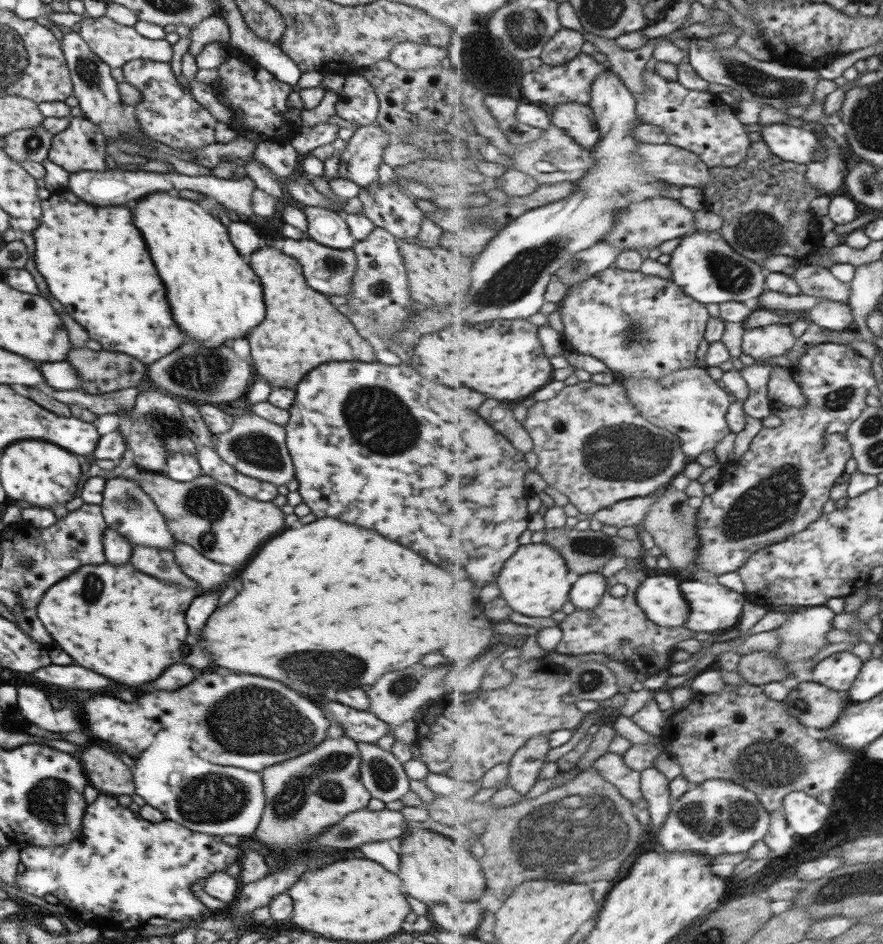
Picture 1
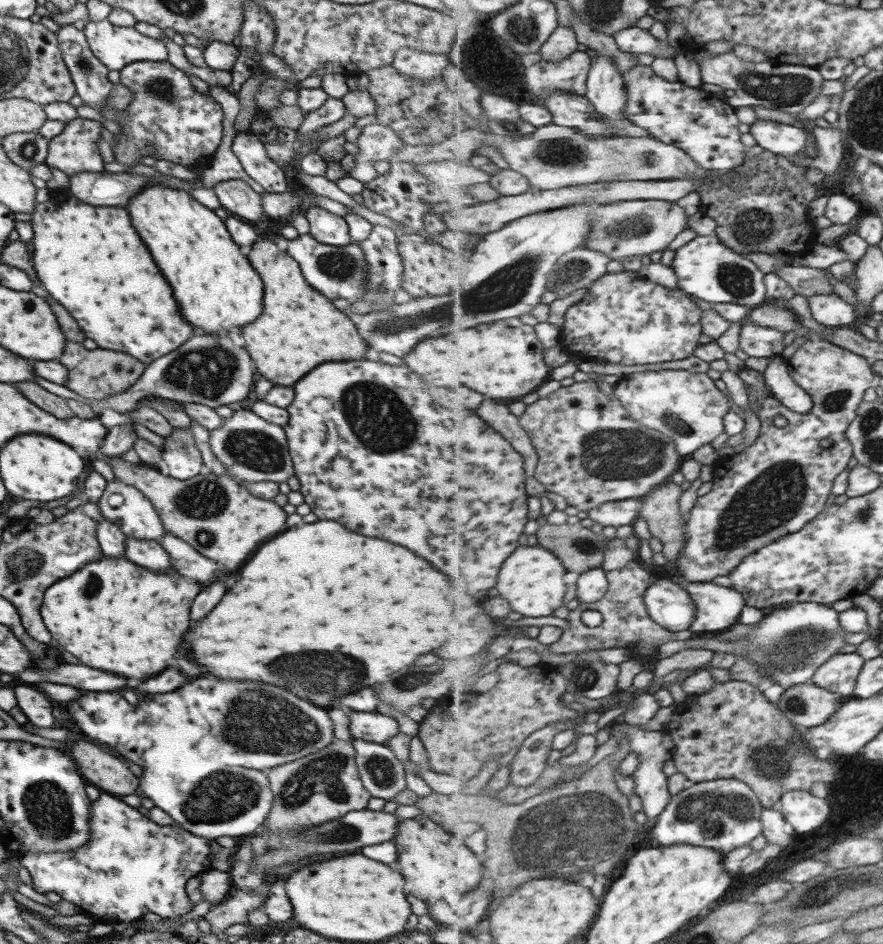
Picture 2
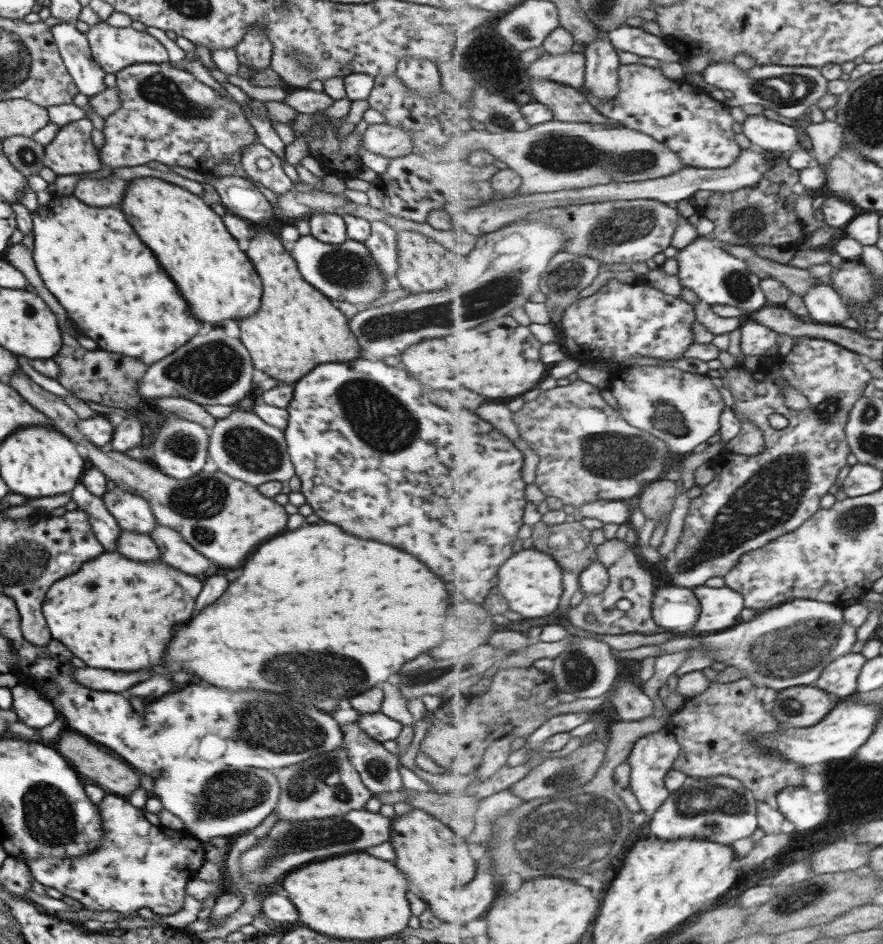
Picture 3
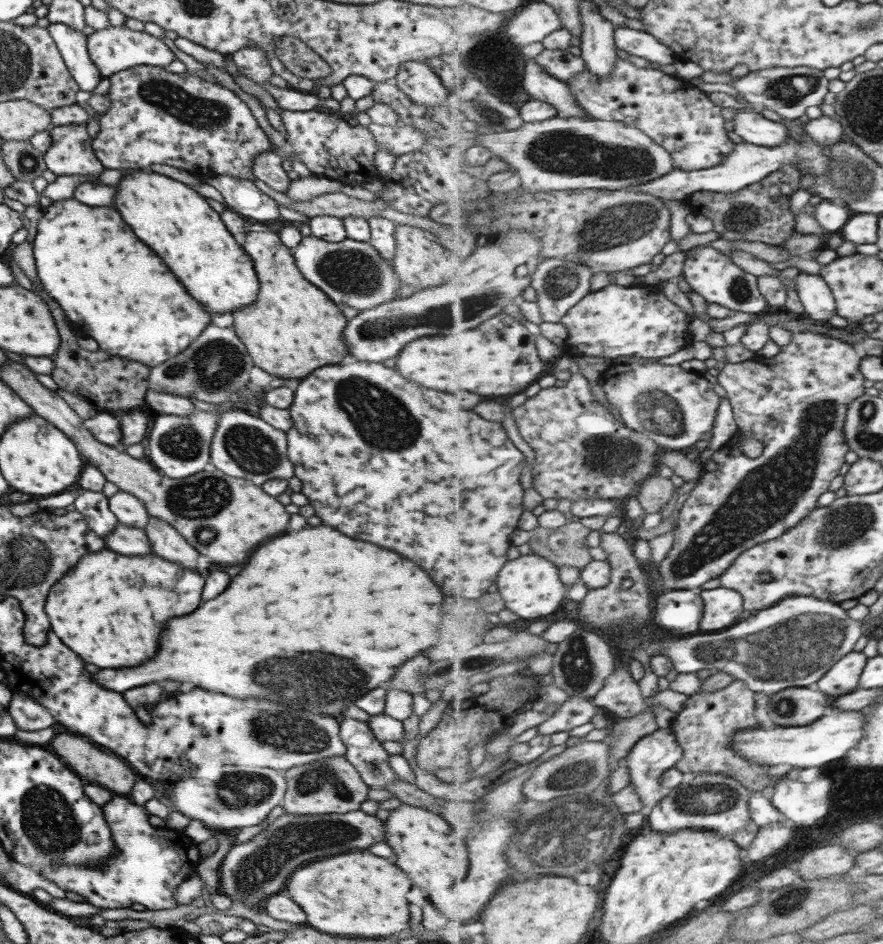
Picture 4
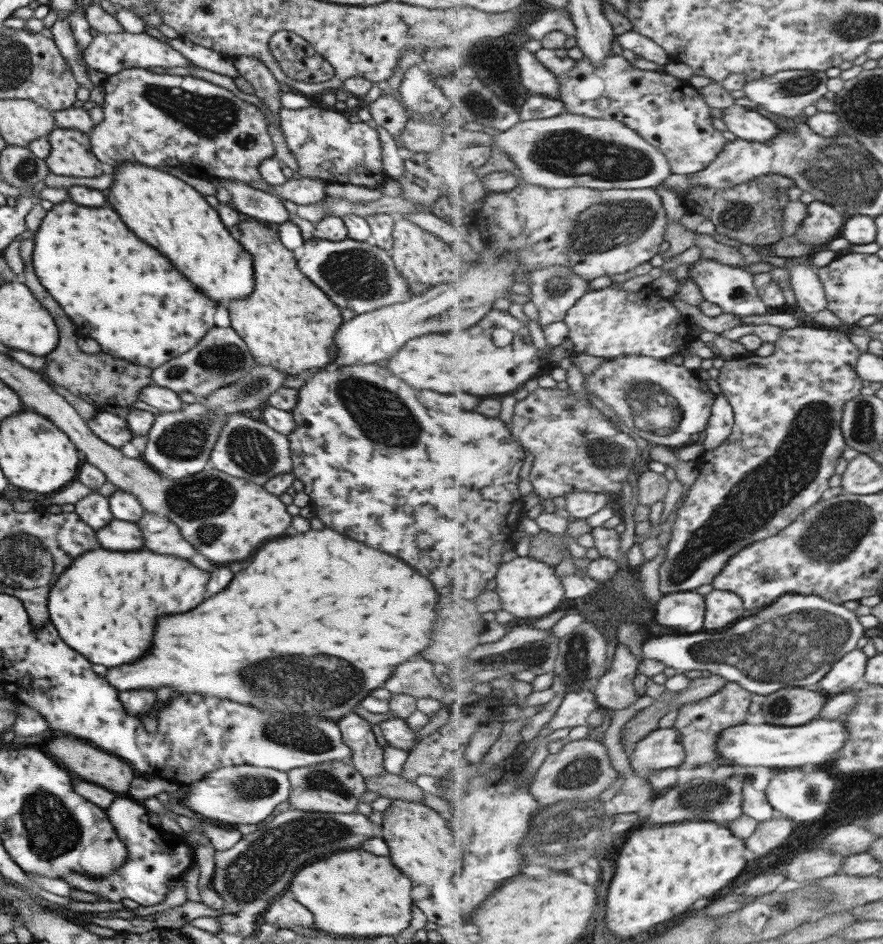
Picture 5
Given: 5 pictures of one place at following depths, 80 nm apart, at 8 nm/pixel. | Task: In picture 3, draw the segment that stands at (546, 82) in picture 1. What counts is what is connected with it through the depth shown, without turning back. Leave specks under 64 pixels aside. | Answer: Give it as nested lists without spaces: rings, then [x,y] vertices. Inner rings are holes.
[[[566,52],[561,54],[545,53],[527,66],[530,80],[555,81],[580,89],[586,84],[585,53]]]

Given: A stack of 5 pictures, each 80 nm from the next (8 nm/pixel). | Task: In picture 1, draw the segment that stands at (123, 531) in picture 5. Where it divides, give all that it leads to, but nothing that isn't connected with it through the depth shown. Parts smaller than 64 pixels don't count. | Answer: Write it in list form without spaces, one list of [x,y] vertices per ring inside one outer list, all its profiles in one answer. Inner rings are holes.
[[[131,545],[131,564],[153,578],[165,580],[169,584],[195,588],[195,581],[185,578],[179,565],[174,561],[174,556],[169,551],[151,548],[148,546]]]

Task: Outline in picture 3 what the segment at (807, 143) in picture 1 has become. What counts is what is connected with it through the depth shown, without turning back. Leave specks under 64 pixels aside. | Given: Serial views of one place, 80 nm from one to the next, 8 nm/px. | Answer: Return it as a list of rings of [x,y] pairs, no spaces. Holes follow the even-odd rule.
[[[749,115],[741,124],[742,133],[753,147],[782,153],[790,153],[799,147],[799,131],[792,125],[769,120],[764,115]]]

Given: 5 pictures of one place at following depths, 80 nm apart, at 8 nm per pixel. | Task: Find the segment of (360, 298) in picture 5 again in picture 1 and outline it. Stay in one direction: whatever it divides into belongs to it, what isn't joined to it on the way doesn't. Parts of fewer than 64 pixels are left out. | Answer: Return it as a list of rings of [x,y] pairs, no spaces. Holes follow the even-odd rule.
[[[307,237],[301,240],[292,240],[285,238],[280,251],[291,258],[294,258],[301,267],[305,284],[309,285],[314,291],[320,292],[327,297],[335,294],[348,298],[350,290],[352,290],[351,279],[355,275],[357,269],[357,259],[353,249],[334,249],[317,244],[309,240]]]

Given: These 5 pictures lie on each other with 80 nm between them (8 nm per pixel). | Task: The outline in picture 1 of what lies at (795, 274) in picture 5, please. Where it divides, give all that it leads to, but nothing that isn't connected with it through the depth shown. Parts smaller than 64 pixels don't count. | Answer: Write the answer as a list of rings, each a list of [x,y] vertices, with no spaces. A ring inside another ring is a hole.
[[[821,299],[815,308],[809,311],[811,320],[818,326],[841,332],[849,328],[849,324],[854,320],[852,308],[848,303]]]

